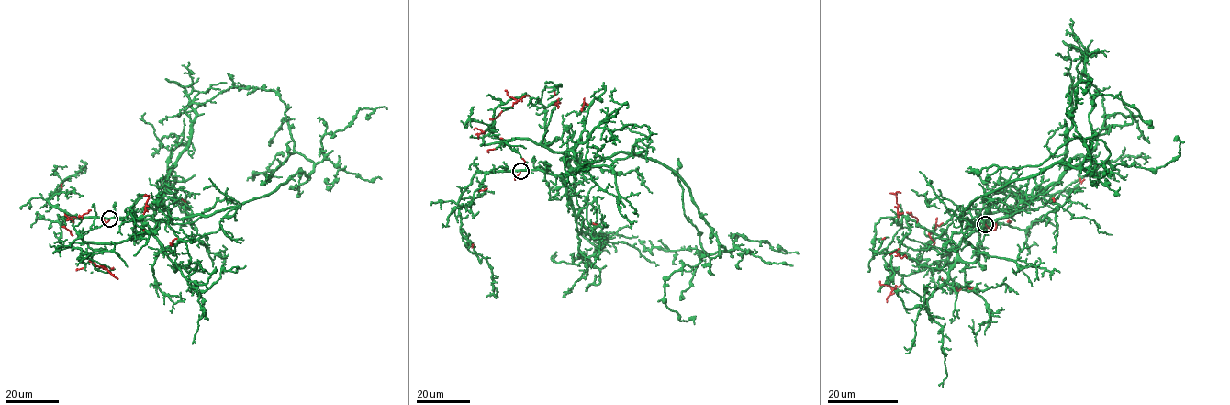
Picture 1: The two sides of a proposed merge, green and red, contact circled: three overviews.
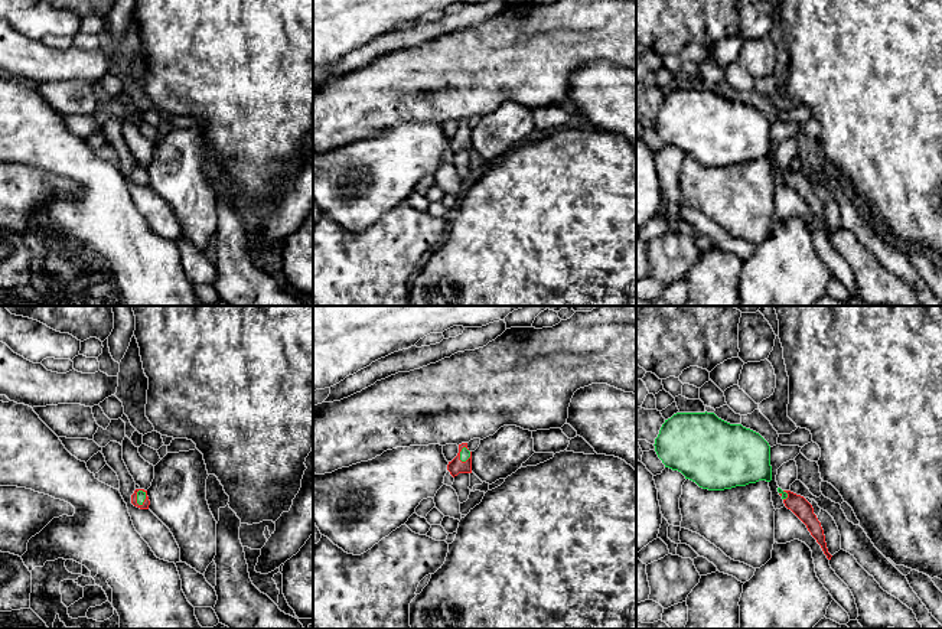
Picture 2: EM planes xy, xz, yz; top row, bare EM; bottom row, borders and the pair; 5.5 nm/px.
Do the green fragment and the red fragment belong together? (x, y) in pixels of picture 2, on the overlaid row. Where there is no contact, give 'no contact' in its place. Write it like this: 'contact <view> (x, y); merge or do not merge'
contact xy (137, 496); do not merge

